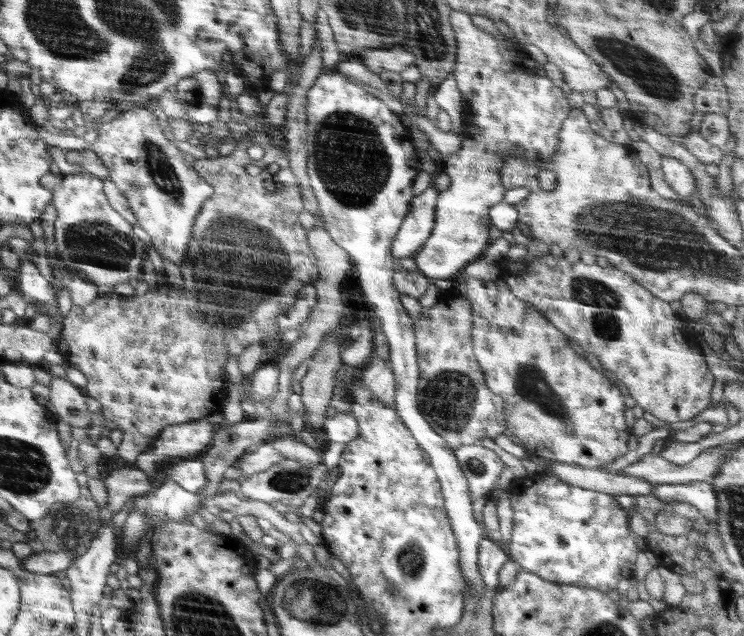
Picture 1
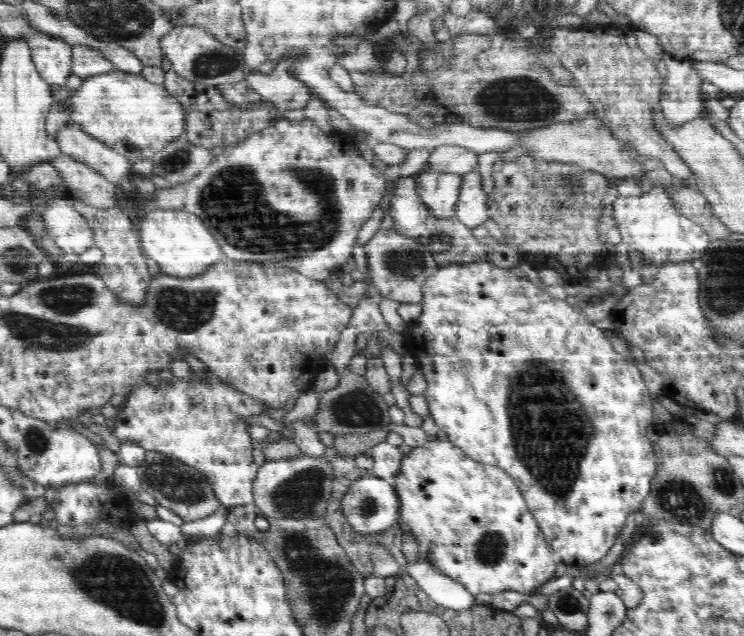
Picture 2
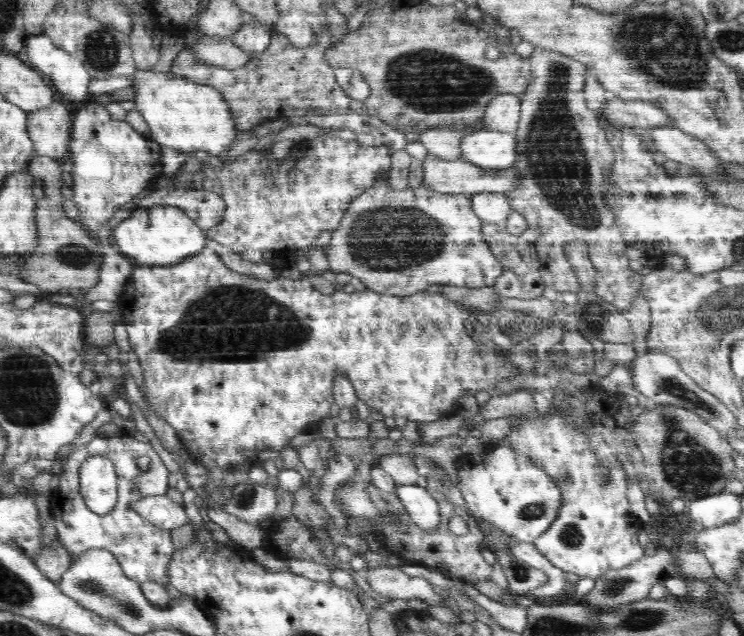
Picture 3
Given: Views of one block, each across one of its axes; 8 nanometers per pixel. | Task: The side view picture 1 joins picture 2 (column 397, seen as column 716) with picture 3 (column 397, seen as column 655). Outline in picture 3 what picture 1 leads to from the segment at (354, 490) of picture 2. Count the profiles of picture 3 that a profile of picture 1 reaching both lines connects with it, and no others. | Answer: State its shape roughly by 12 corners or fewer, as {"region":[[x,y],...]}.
{"region":[[397,485],[395,492],[421,530],[438,530],[440,511],[428,489]]}

